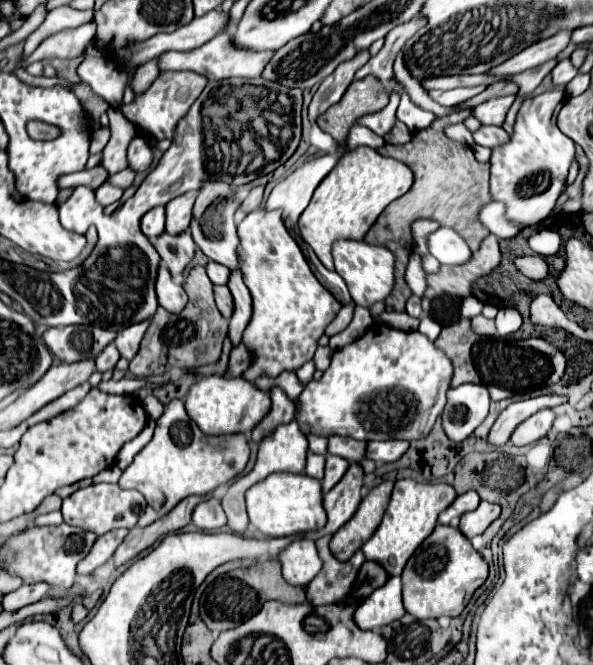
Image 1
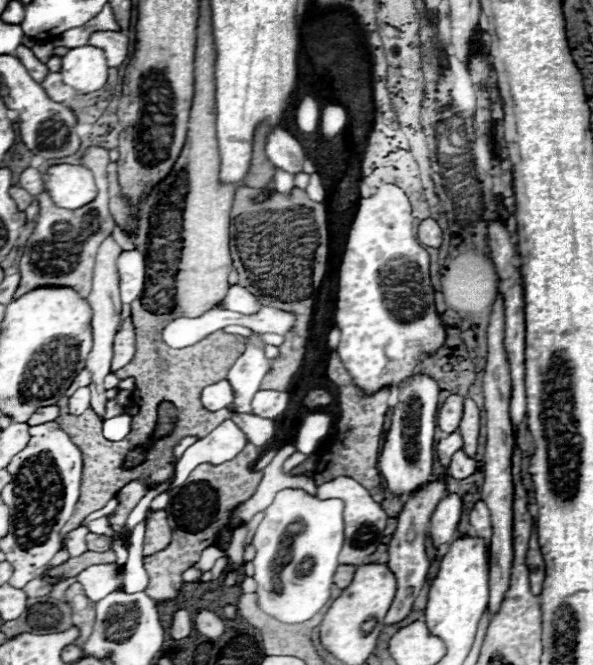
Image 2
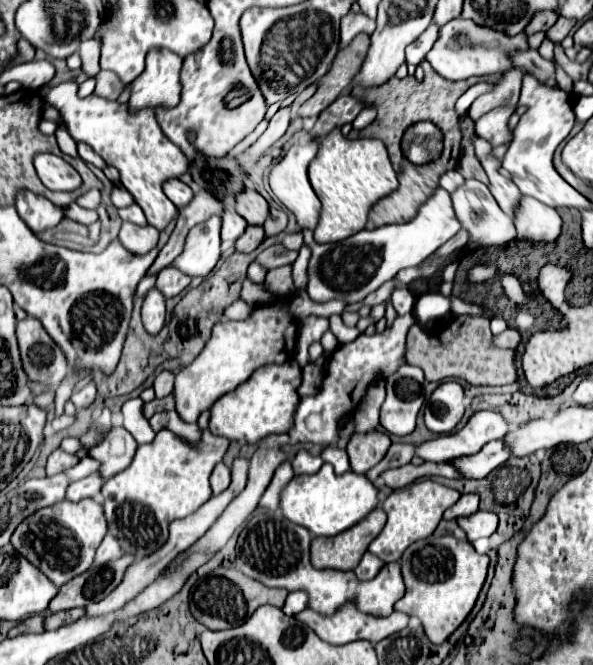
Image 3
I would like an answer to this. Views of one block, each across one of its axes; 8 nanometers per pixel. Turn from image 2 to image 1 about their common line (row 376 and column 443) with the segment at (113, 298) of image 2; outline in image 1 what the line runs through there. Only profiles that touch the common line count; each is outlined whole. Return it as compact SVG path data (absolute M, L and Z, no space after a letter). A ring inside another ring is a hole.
M474 86L474 88L454 88L454 90L430 90L430 96L444 106L456 106L462 104L466 100L470 100L472 96L480 94L486 86Z

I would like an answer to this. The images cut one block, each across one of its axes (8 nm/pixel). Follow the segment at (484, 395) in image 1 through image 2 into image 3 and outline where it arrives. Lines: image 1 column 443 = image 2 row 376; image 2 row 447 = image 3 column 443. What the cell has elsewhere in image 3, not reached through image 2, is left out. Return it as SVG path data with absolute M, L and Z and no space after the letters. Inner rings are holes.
M442 382L430 396L424 410L424 422L428 430L436 434L448 434L462 420L466 410L464 388L458 382Z

